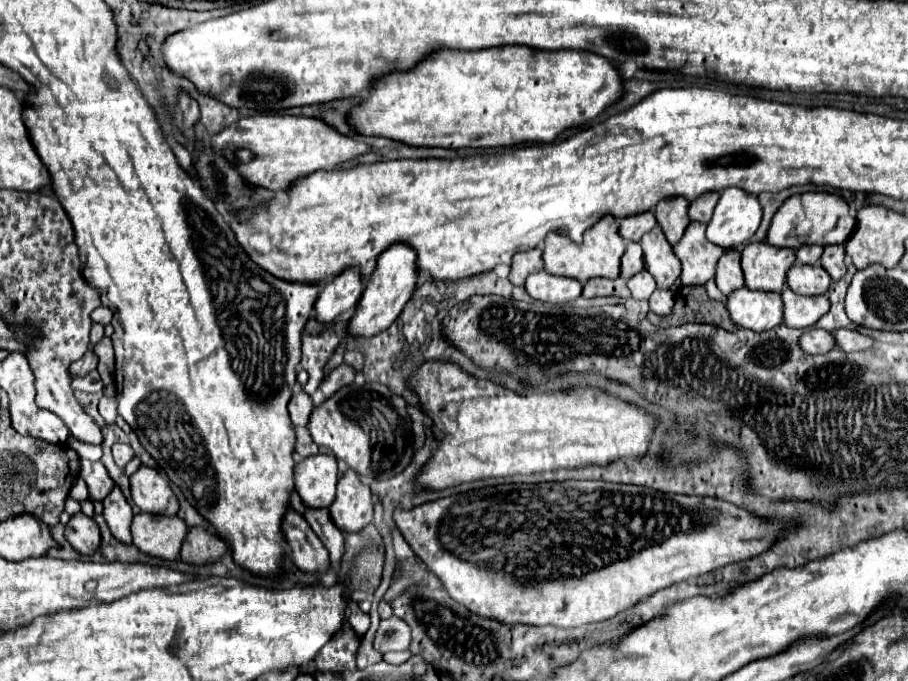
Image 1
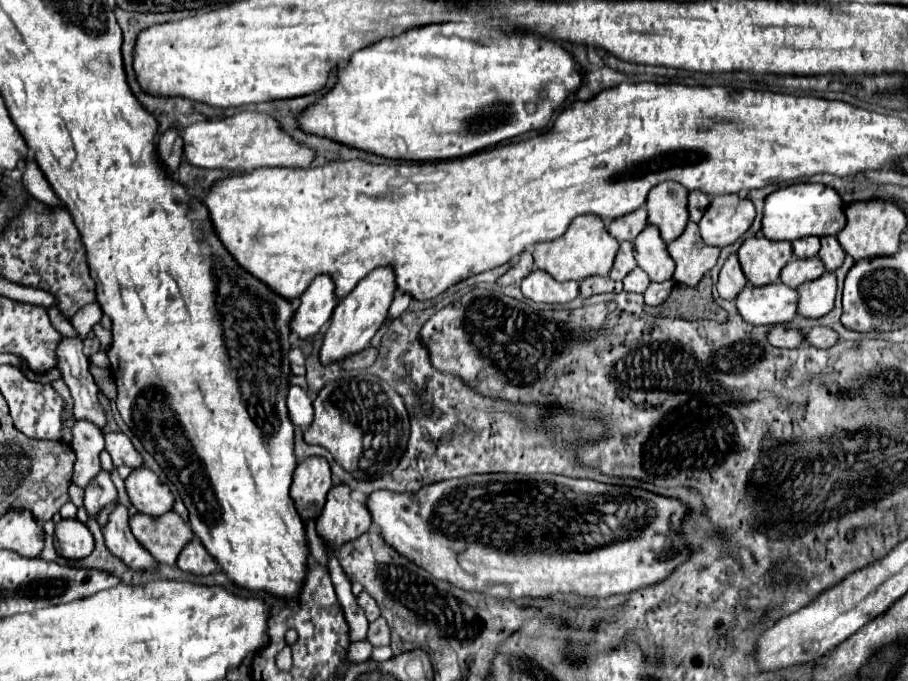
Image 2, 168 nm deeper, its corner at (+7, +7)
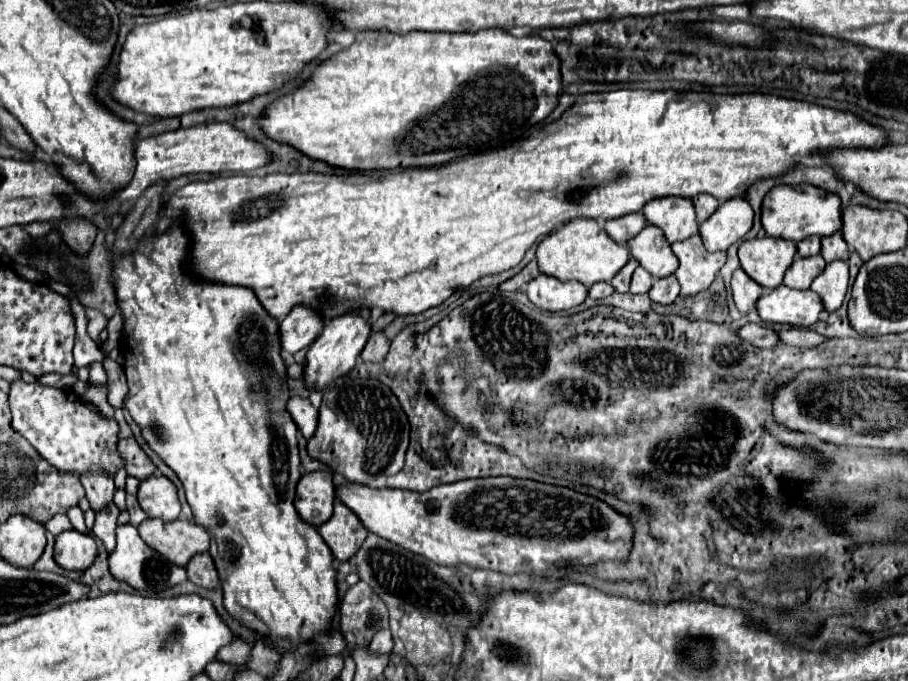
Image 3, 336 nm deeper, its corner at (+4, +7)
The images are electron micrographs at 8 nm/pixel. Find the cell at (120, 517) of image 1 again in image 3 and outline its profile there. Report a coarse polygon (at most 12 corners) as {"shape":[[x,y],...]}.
{"shape":[[118,526],[110,574],[136,590],[164,592],[186,570]]}

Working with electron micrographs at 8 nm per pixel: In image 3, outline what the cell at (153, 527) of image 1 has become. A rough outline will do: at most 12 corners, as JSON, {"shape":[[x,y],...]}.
{"shape":[[148,518],[138,532],[178,566],[210,546],[208,532],[188,520]]}

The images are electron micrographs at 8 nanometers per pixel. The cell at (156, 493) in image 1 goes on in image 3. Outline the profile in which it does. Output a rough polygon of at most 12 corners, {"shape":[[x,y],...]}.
{"shape":[[166,476],[140,482],[138,502],[150,518],[180,516],[176,486]]}

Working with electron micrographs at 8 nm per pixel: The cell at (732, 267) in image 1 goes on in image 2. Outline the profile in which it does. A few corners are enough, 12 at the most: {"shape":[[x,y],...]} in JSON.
{"shape":[[731,254],[717,280],[721,298],[735,300],[747,284],[737,254]]}

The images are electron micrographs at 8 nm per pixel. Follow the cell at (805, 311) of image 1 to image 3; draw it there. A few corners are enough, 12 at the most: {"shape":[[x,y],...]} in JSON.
{"shape":[[834,260],[812,282],[826,312],[840,308],[848,290],[848,262]]}

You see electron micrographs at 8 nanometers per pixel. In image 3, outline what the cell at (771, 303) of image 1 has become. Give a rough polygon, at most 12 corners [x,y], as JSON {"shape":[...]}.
{"shape":[[778,286],[760,296],[766,322],[808,328],[824,304],[812,290]]}

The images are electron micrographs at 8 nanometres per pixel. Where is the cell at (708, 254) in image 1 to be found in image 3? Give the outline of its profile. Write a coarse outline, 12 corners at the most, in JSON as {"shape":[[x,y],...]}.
{"shape":[[698,234],[674,242],[674,276],[684,296],[704,292],[726,262]]}

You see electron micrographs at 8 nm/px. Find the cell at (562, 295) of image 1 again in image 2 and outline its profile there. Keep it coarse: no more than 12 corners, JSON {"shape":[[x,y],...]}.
{"shape":[[543,270],[523,282],[525,298],[563,304],[579,296],[579,282],[559,282]]}

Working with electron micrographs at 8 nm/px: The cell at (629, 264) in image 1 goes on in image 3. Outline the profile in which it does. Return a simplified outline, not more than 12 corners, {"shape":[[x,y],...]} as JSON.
{"shape":[[638,262],[628,264],[612,278],[616,292],[628,292],[630,276]]}

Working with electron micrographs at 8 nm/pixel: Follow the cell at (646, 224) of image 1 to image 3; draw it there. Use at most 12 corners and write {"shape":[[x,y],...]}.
{"shape":[[644,214],[606,222],[614,242],[624,244],[646,226]]}

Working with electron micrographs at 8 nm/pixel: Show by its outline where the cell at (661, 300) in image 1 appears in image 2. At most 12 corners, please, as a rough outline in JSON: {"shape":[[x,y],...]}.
{"shape":[[673,280],[651,282],[643,294],[649,306],[667,300]]}

